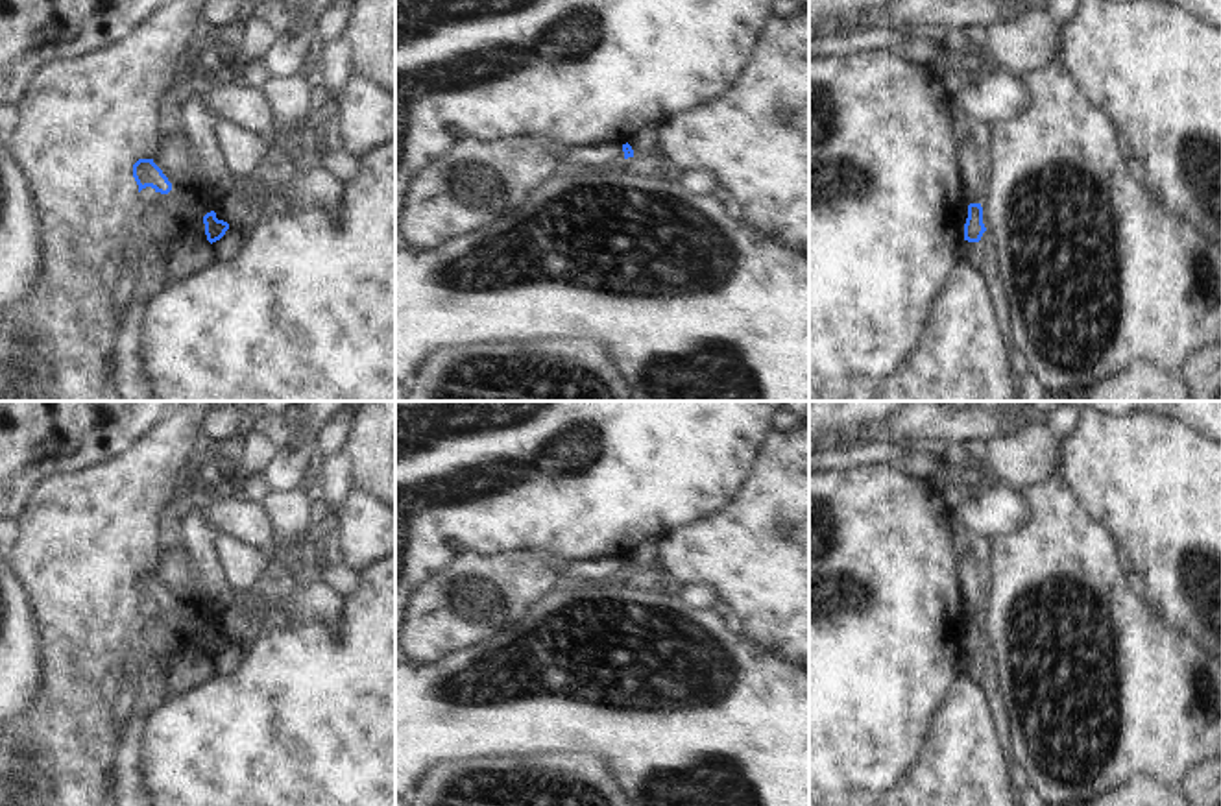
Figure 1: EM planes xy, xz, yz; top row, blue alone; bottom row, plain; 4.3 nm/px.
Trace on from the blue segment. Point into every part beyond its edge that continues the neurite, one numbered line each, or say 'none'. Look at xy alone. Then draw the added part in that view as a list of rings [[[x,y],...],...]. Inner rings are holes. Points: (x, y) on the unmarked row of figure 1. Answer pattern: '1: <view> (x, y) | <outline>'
none

